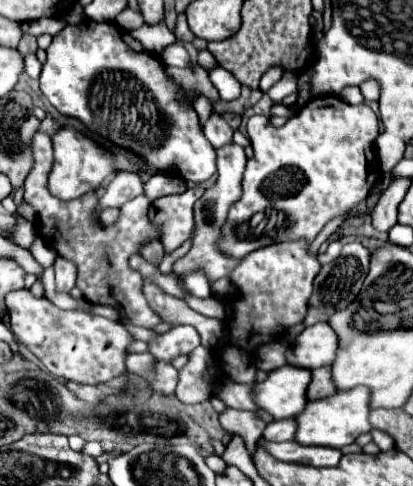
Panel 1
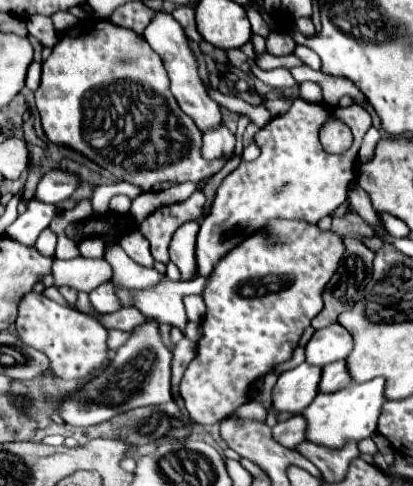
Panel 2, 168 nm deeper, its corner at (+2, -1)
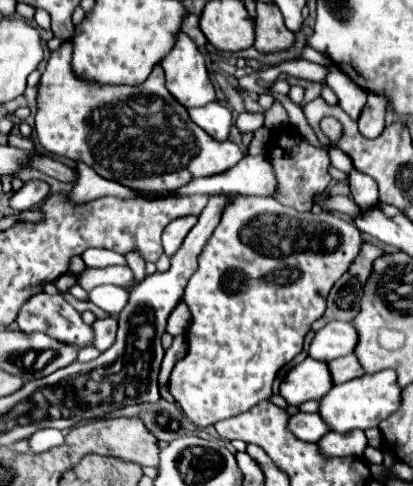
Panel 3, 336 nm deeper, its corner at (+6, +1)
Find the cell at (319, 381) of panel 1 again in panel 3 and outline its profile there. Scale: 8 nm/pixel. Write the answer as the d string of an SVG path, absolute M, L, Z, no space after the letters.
M354 353L330 361L330 363L328 363L328 369L330 369L330 375L332 375L332 383L334 383L334 385L346 383L346 381L350 381L350 379L356 379L356 377L362 377L362 375L364 375L364 369L362 369L362 365L358 363L358 359L356 359Z

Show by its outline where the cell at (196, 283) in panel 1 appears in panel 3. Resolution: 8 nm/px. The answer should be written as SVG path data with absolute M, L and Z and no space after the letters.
M182 217L182 219L174 219L174 221L164 229L164 233L162 233L162 245L164 245L164 253L166 253L168 257L172 257L172 255L180 249L184 237L188 235L188 231L190 231L194 225L196 225L196 217Z

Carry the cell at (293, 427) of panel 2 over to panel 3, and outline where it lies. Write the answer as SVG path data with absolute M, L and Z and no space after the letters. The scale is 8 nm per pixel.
M296 413L288 419L288 431L292 431L292 435L302 441L316 443L322 435L328 433L328 427L318 413Z

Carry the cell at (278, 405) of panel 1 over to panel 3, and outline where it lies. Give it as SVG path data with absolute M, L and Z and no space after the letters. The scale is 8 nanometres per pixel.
M306 357L280 383L280 395L288 405L302 405L310 399L322 399L332 387L332 377L324 361Z

